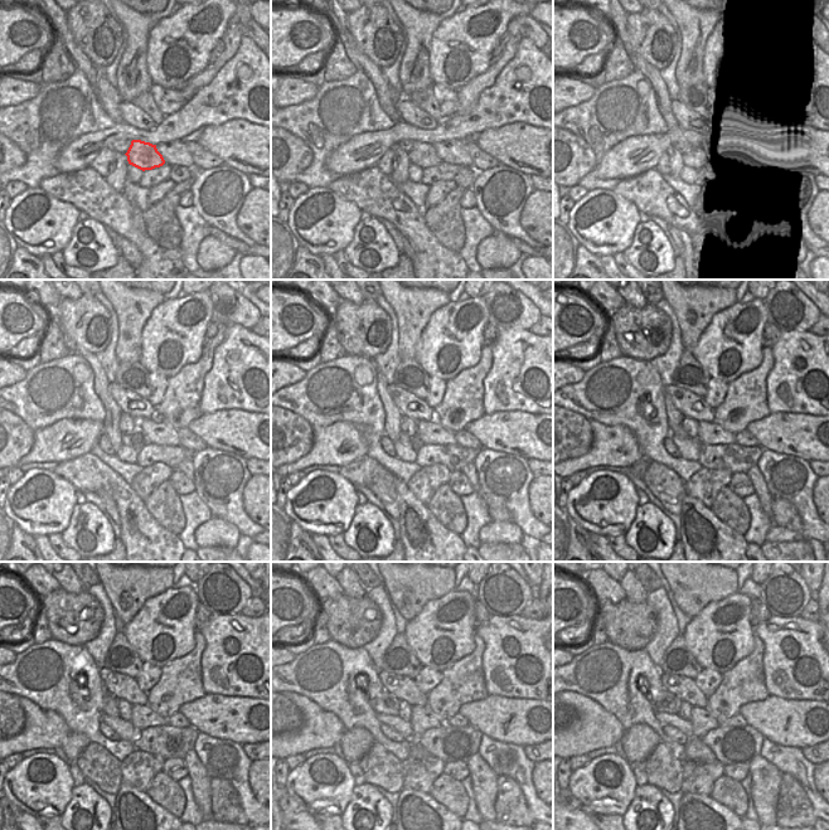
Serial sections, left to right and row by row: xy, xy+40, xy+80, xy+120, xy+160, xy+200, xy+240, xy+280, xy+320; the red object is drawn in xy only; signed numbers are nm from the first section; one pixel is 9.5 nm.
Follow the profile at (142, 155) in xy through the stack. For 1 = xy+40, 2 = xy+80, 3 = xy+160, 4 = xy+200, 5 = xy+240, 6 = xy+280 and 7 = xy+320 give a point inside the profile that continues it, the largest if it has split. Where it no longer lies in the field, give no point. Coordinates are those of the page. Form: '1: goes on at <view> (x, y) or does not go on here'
1: goes on at xy+40 (422, 154)
2: goes on at xy+80 (703, 156)
3: goes on at xy+160 (415, 442)
4: goes on at xy+200 (675, 432)
5: goes on at xy+240 (110, 708)
6: goes on at xy+280 (388, 704)
7: goes on at xy+320 (665, 702)

